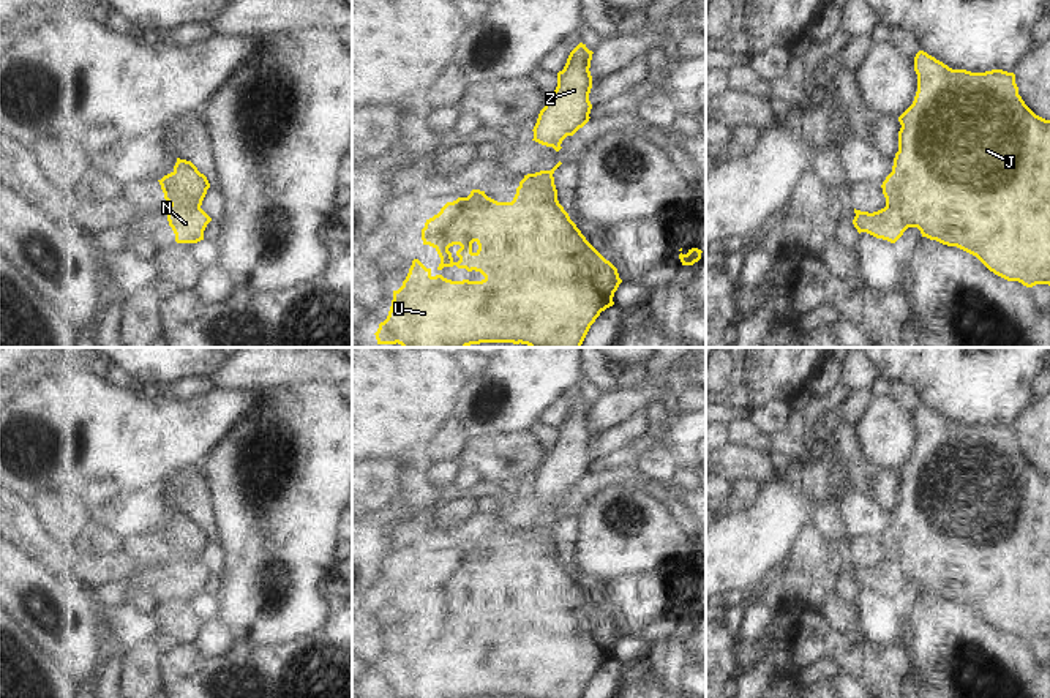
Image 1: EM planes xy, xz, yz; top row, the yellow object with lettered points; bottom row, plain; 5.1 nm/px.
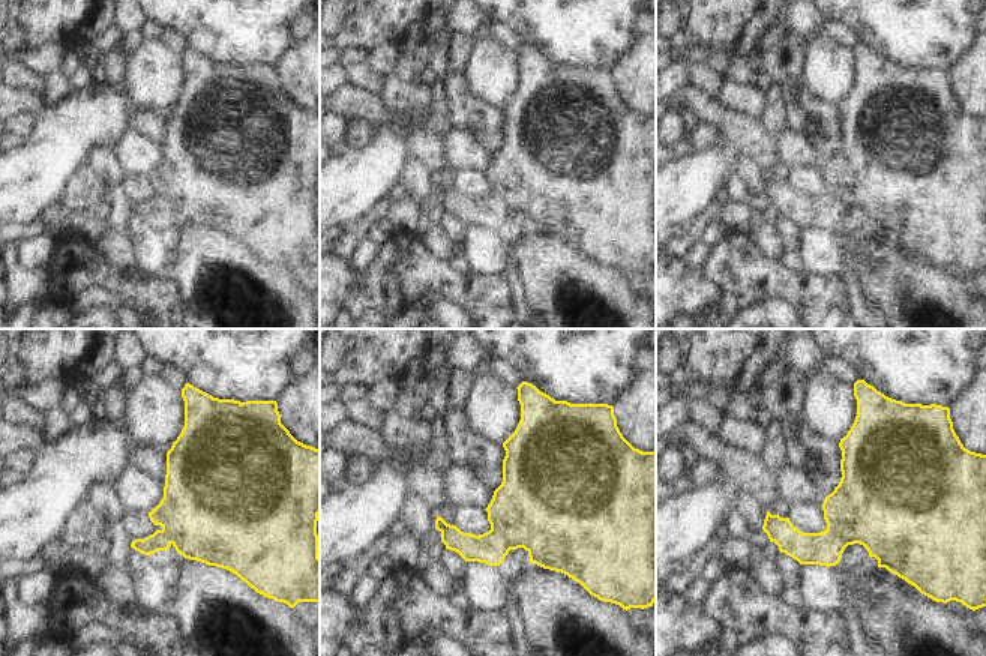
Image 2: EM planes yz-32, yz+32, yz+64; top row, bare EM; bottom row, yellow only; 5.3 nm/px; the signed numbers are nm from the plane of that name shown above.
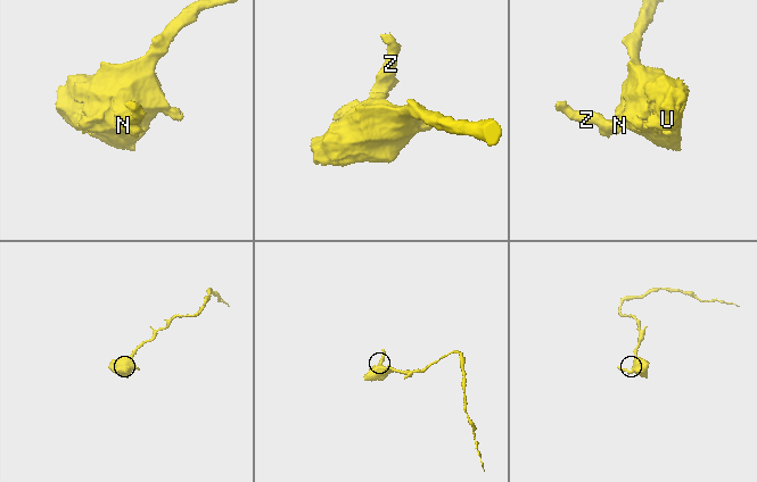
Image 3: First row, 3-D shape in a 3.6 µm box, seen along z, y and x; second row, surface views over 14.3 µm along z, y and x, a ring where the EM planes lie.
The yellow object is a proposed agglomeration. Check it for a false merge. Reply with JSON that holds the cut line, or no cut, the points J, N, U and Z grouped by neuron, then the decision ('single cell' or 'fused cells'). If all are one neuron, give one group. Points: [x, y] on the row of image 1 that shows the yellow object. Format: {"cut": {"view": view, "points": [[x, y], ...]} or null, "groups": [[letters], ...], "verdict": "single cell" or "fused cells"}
{"cut": {"view": "xz", "points": [[551, 174], [542, 180], [520, 185]]}, "groups": [["J", "U"], ["N", "Z"]], "verdict": "fused cells"}

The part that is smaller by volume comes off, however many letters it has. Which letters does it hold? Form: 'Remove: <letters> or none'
Remove: N, Z

